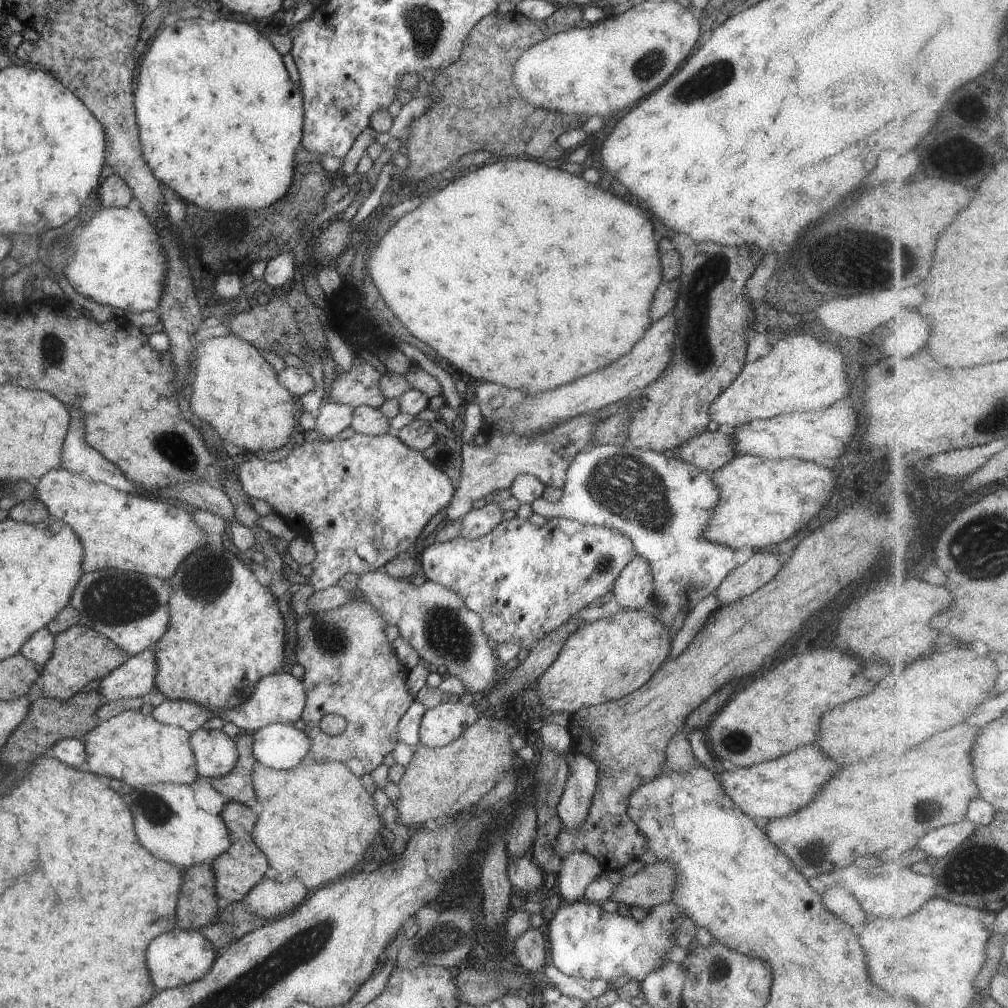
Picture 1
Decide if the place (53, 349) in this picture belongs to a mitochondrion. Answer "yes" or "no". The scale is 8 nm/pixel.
yes

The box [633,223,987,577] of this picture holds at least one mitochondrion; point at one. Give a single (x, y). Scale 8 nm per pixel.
(824, 256)

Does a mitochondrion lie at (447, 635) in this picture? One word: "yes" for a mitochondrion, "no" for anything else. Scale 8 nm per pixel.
yes

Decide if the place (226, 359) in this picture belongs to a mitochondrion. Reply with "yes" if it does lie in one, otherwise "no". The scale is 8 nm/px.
no

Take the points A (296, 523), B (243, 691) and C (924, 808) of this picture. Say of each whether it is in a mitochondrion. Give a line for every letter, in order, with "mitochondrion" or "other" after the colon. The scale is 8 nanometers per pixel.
A: other
B: mitochondrion
C: mitochondrion

